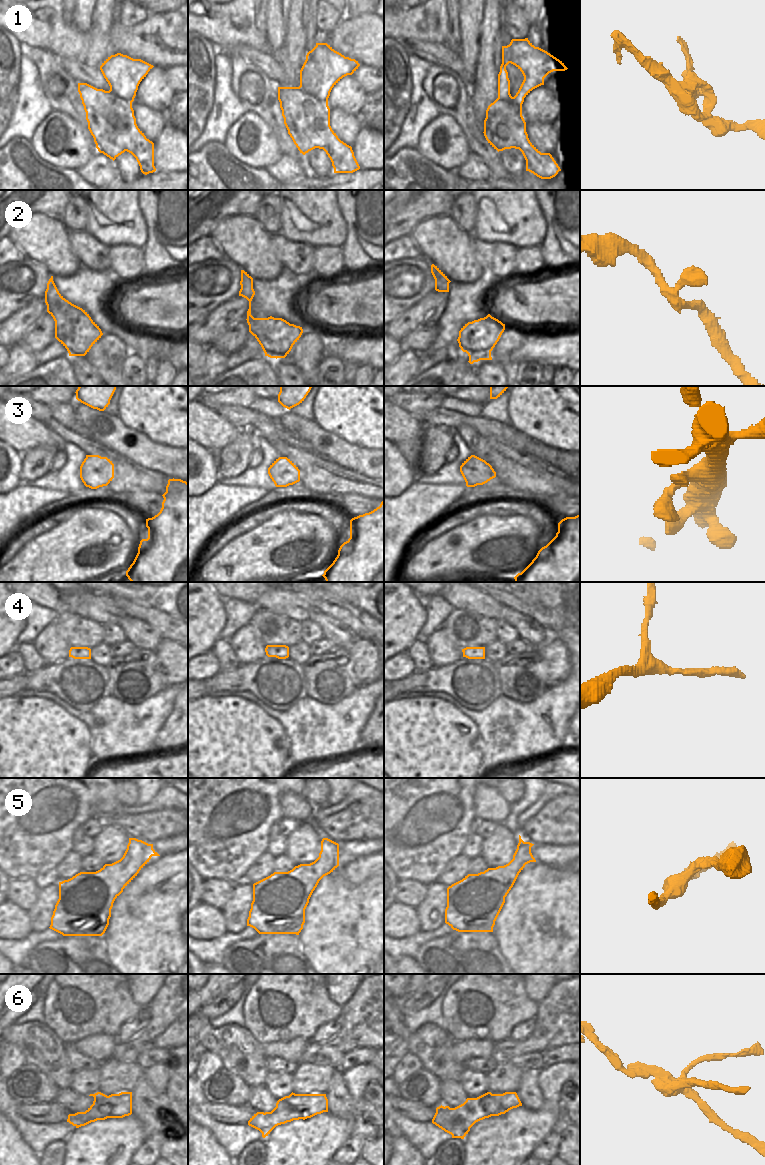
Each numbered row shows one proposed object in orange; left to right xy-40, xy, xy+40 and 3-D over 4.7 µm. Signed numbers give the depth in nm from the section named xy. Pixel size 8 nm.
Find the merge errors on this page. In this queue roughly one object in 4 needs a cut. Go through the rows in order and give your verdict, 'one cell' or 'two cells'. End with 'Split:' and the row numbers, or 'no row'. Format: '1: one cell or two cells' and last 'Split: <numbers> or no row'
1: one cell
2: one cell
3: one cell
4: one cell
5: one cell
6: two cells
Split: 6

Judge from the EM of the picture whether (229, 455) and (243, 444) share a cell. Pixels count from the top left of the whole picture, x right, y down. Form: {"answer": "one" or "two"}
{"answer": "one"}

